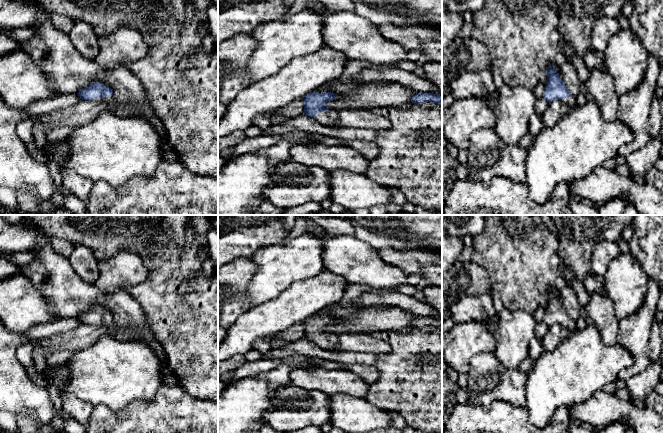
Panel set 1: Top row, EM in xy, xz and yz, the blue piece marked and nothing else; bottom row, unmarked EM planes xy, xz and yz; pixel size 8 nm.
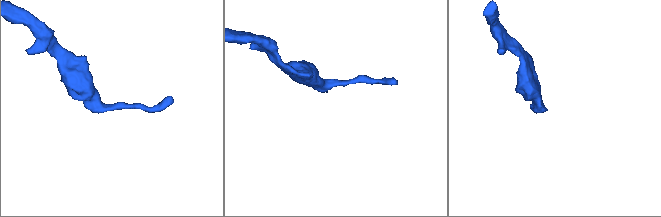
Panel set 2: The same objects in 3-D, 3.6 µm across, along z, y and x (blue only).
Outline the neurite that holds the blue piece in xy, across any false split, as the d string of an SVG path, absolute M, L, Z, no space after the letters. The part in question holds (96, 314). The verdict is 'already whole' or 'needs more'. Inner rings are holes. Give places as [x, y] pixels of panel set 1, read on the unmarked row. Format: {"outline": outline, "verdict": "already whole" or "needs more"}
{"outline": "M93 306L90 310L80 314L77 318L82 324L102 327L108 330L115 328L112 313L100 306Z", "verdict": "needs more"}

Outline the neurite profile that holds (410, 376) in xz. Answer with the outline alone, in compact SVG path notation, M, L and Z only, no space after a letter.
M424 326L421 328L405 327L392 331L377 331L371 335L385 343L391 350L386 354L376 355L378 379L371 384L366 399L371 404L390 412L400 414L407 426L425 433L442 433L442 328Z

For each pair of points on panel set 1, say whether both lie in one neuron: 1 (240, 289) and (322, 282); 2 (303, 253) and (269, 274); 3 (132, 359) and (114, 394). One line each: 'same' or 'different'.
1: different
2: same
3: same

